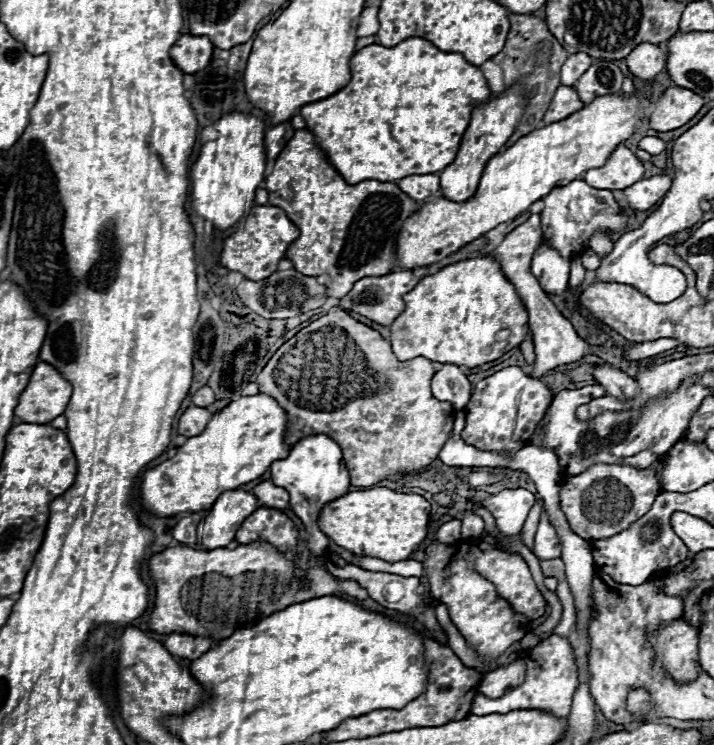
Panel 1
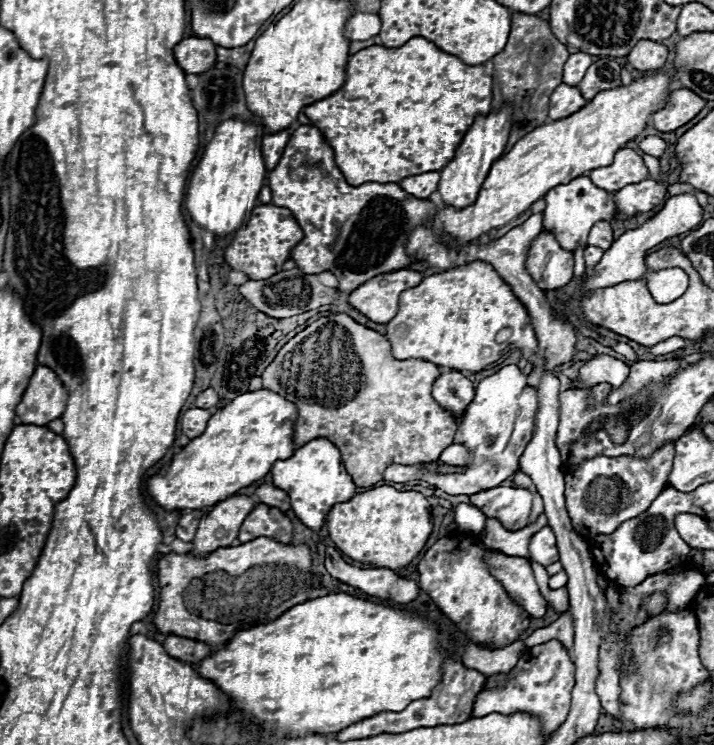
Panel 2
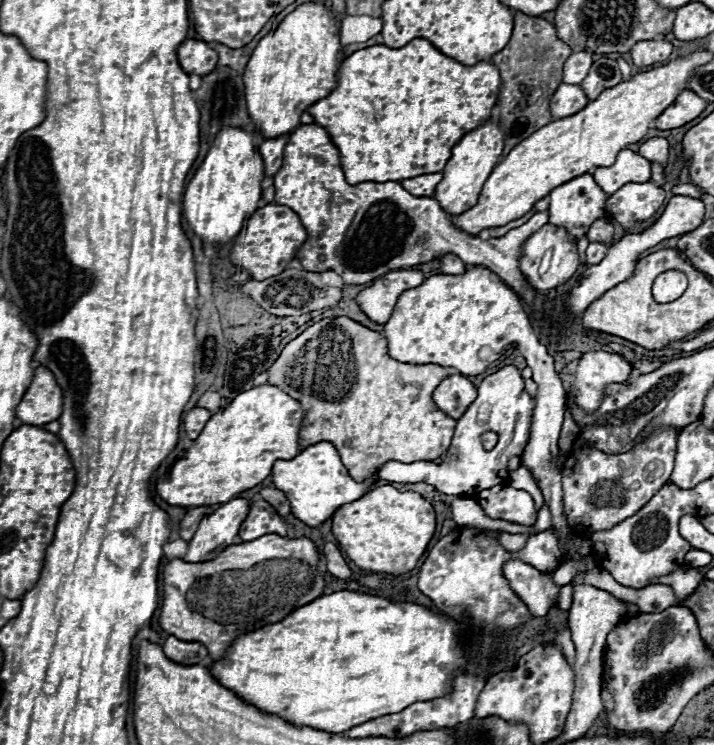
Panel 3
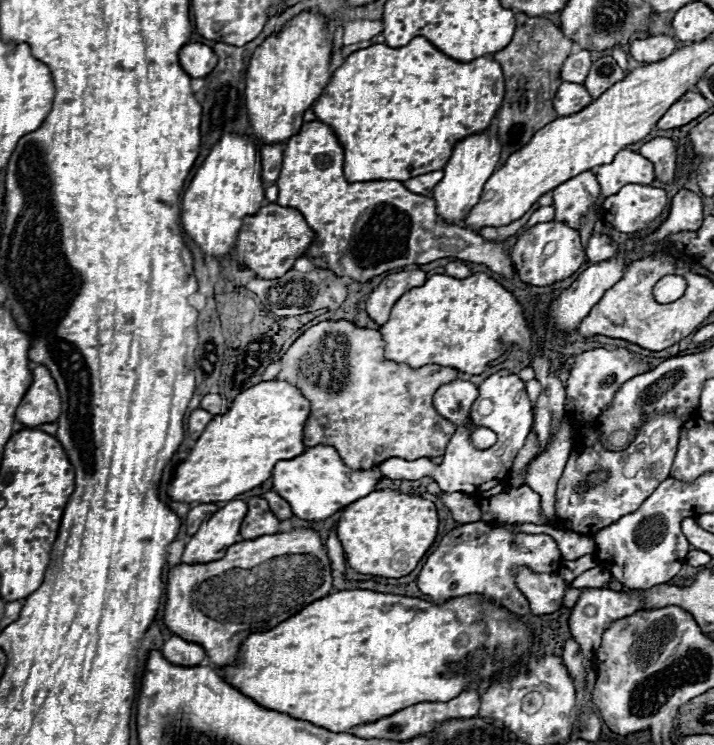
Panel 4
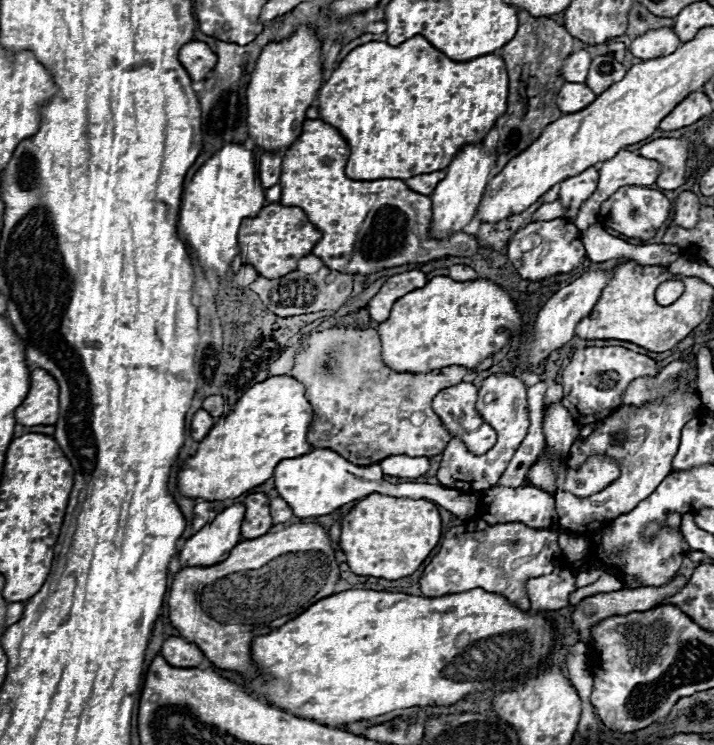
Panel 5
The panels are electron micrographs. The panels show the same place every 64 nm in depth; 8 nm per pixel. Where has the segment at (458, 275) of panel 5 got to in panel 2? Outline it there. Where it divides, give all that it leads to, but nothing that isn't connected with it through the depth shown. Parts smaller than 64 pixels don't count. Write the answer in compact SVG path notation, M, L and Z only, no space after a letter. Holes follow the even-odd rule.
M654 72L644 74L628 86L618 86L612 90L602 90L594 100L590 100L582 110L574 112L568 118L554 120L550 124L538 126L522 140L518 140L508 154L496 160L480 188L478 200L464 208L456 210L452 206L442 206L432 222L432 230L418 226L408 238L408 254L416 256L420 262L430 262L440 270L456 268L458 244L476 240L480 234L500 228L510 220L524 214L536 200L544 198L548 190L558 184L566 184L578 176L588 174L594 168L610 166L614 154L624 148L630 140L640 136L648 124L648 118L662 110L670 98L672 84L678 84L676 72ZM438 230L446 230L456 236L454 246L438 244Z

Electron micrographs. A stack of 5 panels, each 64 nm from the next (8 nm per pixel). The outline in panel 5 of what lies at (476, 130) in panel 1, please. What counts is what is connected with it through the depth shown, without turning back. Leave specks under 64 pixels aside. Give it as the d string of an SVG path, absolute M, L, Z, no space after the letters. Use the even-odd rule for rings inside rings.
M468 144L464 146L456 158L452 160L452 164L448 166L446 178L442 182L438 182L438 186L432 192L432 222L430 222L430 238L448 238L456 232L462 232L466 224L472 222L472 218L476 216L478 204L482 200L484 188L490 180L490 170L494 168L496 162L496 154L486 154L484 146L480 144Z

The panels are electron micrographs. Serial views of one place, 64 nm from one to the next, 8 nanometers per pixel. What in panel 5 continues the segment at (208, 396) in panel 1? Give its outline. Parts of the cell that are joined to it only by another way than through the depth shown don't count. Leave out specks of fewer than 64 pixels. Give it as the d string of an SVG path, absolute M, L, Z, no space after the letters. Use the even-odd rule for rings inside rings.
M214 394L214 396L210 396L210 398L206 398L204 400L204 404L202 404L202 408L206 410L206 412L210 412L214 418L220 418L220 416L224 416L224 414L228 414L228 404L224 402L224 398L220 396L220 394Z

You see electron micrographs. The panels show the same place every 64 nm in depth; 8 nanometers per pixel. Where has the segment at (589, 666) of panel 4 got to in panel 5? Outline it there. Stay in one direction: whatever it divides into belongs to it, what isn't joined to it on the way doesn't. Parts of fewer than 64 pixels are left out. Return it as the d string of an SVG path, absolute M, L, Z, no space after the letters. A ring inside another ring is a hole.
M678 574L678 576L674 576L670 582L658 586L658 588L656 588L656 586L644 586L644 588L636 588L636 590L624 590L624 592L618 590L618 592L608 592L608 594L600 594L600 596L588 596L588 598L584 598L584 600L576 606L576 610L574 610L574 614L572 614L574 628L580 632L580 636L582 636L584 642L590 642L590 640L592 640L590 628L592 628L594 624L598 624L602 618L610 618L610 616L614 616L614 614L628 614L628 612L634 612L634 610L642 612L642 610L656 608L656 606L662 604L666 598L678 594L686 584L688 584L686 576Z

